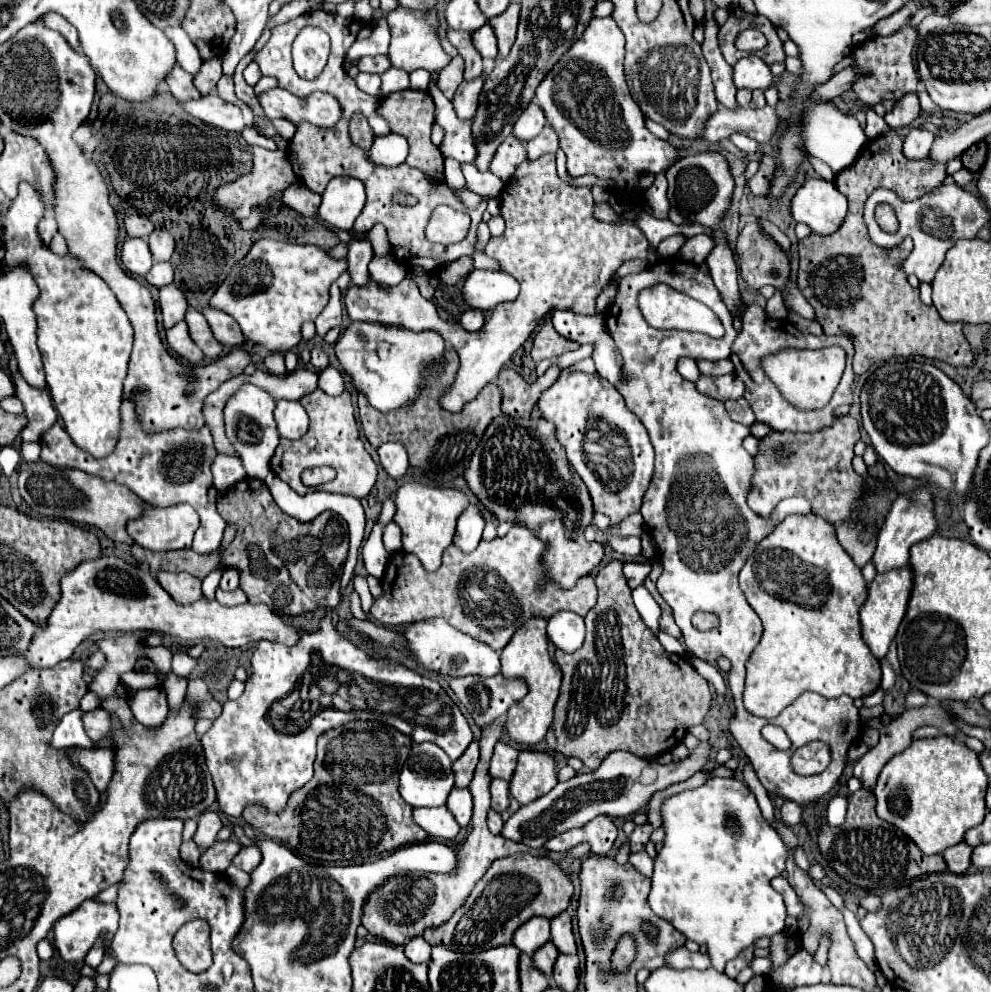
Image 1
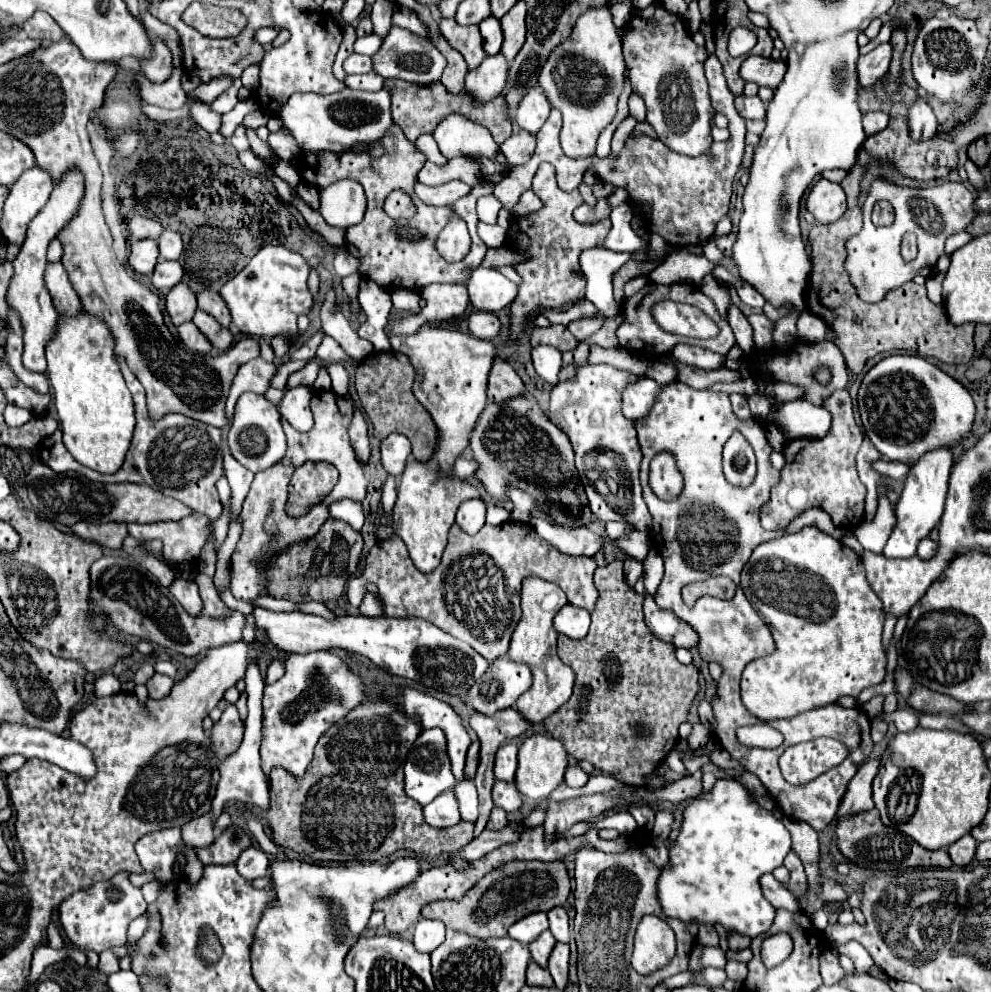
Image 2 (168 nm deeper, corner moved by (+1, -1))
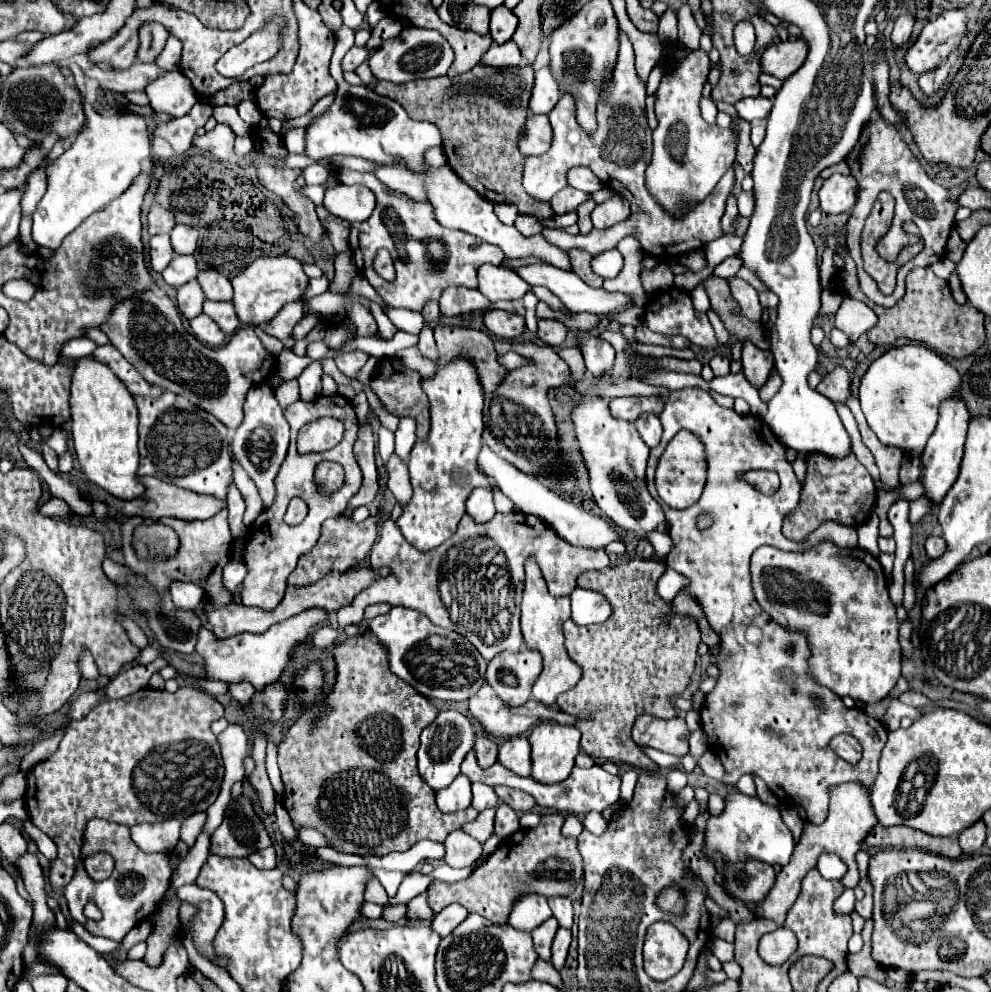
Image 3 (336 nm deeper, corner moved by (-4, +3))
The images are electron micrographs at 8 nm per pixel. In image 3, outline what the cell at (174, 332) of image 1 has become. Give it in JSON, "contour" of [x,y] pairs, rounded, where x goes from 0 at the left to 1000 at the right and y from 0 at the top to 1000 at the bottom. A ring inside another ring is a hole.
{"contour":[[[201,317],[199,321],[191,323],[191,329],[193,329],[195,339],[197,339],[201,345],[205,345],[207,349],[217,351],[217,349],[221,349],[223,345],[227,345],[227,337],[225,337],[225,335],[221,333],[221,329],[219,329],[217,325],[213,325],[213,321],[207,319],[207,317]]]}

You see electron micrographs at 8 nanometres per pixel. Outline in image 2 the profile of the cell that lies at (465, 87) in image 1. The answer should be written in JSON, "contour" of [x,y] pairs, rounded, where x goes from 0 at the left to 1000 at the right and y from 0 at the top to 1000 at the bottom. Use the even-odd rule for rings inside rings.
{"contour":[[[507,54],[490,56],[486,65],[470,75],[470,93],[478,95],[482,101],[498,99],[511,89],[513,83],[513,63]]]}

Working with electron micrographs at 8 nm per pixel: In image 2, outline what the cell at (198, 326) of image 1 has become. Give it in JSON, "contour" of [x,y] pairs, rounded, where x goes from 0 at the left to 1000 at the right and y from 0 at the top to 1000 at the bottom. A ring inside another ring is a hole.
{"contour":[[[198,313],[198,317],[196,317],[194,323],[196,323],[196,327],[208,337],[208,341],[214,345],[216,351],[220,351],[220,353],[232,351],[236,339],[234,339],[234,335],[232,335],[230,331],[226,331],[218,321],[214,321],[212,317],[208,317],[206,313]]]}

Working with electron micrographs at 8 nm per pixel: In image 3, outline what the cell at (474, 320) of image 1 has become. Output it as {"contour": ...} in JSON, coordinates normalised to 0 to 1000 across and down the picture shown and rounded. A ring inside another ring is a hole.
{"contour":[[[493,313],[487,319],[489,331],[508,343],[522,341],[530,333],[530,321],[526,317],[518,317],[512,313]]]}

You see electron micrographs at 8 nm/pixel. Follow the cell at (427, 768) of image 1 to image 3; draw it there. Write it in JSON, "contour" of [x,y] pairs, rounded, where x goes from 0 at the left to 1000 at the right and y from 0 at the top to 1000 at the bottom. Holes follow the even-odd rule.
{"contour":[[[461,716],[443,718],[443,722],[425,738],[425,752],[421,758],[423,766],[423,782],[441,798],[451,794],[463,780],[463,772],[467,762],[473,758],[479,746],[479,736],[475,726]]]}

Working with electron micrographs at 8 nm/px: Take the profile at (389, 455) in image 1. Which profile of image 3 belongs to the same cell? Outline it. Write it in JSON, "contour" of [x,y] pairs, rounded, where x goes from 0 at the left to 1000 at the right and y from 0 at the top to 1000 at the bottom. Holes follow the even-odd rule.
{"contour":[[[405,421],[403,431],[399,435],[399,458],[407,466],[411,466],[417,448],[419,448],[419,423],[417,421]]]}

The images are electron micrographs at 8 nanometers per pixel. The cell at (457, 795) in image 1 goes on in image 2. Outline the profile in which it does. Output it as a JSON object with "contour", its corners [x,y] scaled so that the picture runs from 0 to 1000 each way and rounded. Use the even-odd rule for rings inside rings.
{"contour":[[[476,786],[462,788],[462,790],[458,792],[458,796],[460,796],[462,810],[464,810],[466,827],[470,827],[470,829],[480,829],[480,825],[482,825],[482,798],[480,798],[478,788],[476,788]]]}

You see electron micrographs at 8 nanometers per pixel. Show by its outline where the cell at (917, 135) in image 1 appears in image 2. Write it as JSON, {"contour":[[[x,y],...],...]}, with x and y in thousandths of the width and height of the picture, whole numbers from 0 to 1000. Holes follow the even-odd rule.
{"contour":[[[928,97],[922,101],[922,105],[916,111],[916,123],[918,123],[918,135],[922,141],[934,141],[945,135],[947,121],[942,117],[942,111],[936,99]]]}

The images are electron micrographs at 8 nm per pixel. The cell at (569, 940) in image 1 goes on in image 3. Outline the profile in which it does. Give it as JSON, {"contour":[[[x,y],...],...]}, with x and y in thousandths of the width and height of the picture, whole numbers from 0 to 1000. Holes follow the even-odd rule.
{"contour":[[[558,903],[558,905],[554,905],[554,913],[556,913],[558,923],[562,925],[564,933],[568,933],[568,935],[578,933],[578,911],[576,911],[574,905]]]}

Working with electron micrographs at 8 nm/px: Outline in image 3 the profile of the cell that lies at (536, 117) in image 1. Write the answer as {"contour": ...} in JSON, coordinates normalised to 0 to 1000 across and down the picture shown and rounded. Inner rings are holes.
{"contour":[[[546,69],[540,73],[540,85],[536,91],[536,103],[534,103],[534,113],[540,115],[554,115],[560,105],[564,103],[564,89],[554,73],[554,69]]]}

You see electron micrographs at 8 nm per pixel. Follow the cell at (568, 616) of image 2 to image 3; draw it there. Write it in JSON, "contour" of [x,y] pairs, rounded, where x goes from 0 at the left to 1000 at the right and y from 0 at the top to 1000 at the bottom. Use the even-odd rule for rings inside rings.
{"contour":[[[580,593],[576,599],[576,625],[584,631],[604,629],[617,621],[617,611],[613,605],[598,595]]]}

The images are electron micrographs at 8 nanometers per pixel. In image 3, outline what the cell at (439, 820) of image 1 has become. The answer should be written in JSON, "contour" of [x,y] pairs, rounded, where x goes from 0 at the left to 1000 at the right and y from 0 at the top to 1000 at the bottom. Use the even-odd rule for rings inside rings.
{"contour":[[[463,780],[455,792],[441,798],[441,815],[449,821],[463,819],[475,810],[475,788],[471,782]]]}

